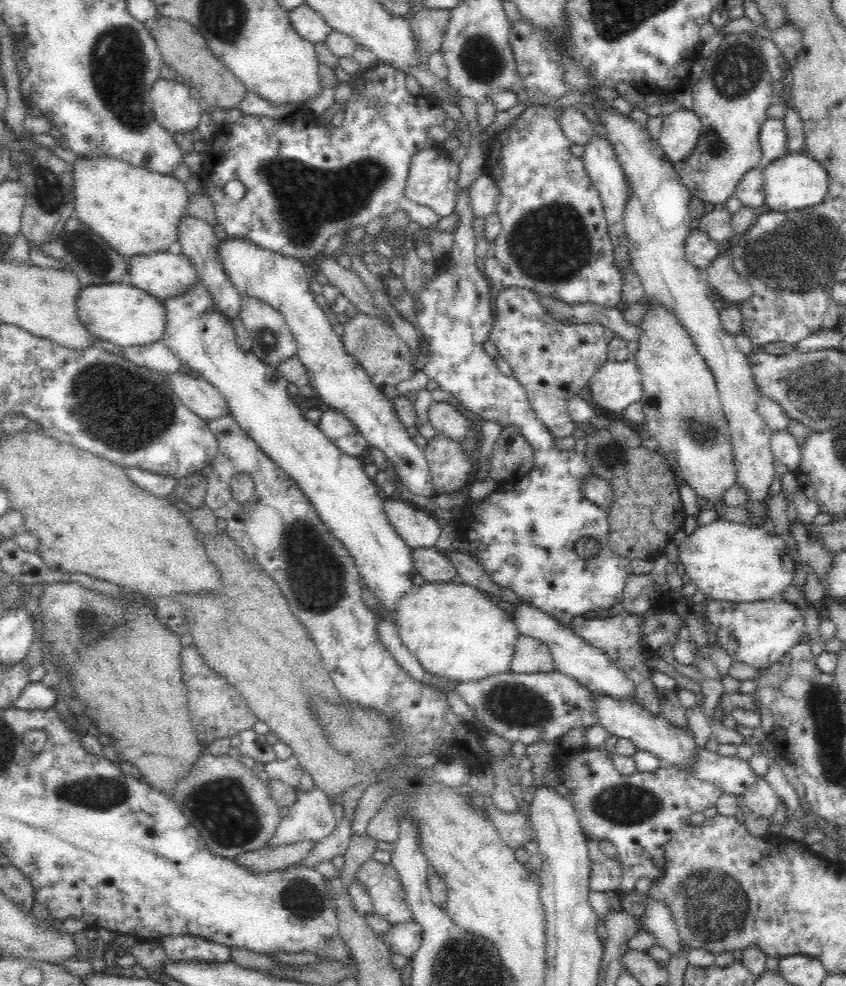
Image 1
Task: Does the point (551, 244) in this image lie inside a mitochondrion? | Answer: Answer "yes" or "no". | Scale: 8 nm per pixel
yes

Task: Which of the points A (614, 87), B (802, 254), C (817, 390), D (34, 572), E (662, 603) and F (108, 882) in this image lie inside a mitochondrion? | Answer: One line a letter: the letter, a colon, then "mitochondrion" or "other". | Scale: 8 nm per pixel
A: other
B: mitochondrion
C: mitochondrion
D: other
E: other
F: other

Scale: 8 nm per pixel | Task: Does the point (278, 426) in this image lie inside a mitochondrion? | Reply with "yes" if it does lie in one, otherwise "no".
no

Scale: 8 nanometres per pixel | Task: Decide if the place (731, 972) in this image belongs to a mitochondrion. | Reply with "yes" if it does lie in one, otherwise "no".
no

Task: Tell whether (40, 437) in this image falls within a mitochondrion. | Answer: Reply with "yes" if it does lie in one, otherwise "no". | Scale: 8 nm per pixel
no

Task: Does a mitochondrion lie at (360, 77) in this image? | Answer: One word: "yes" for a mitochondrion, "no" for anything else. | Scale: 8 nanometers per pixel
no

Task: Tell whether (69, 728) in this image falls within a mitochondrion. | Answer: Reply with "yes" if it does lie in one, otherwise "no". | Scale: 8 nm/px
no

